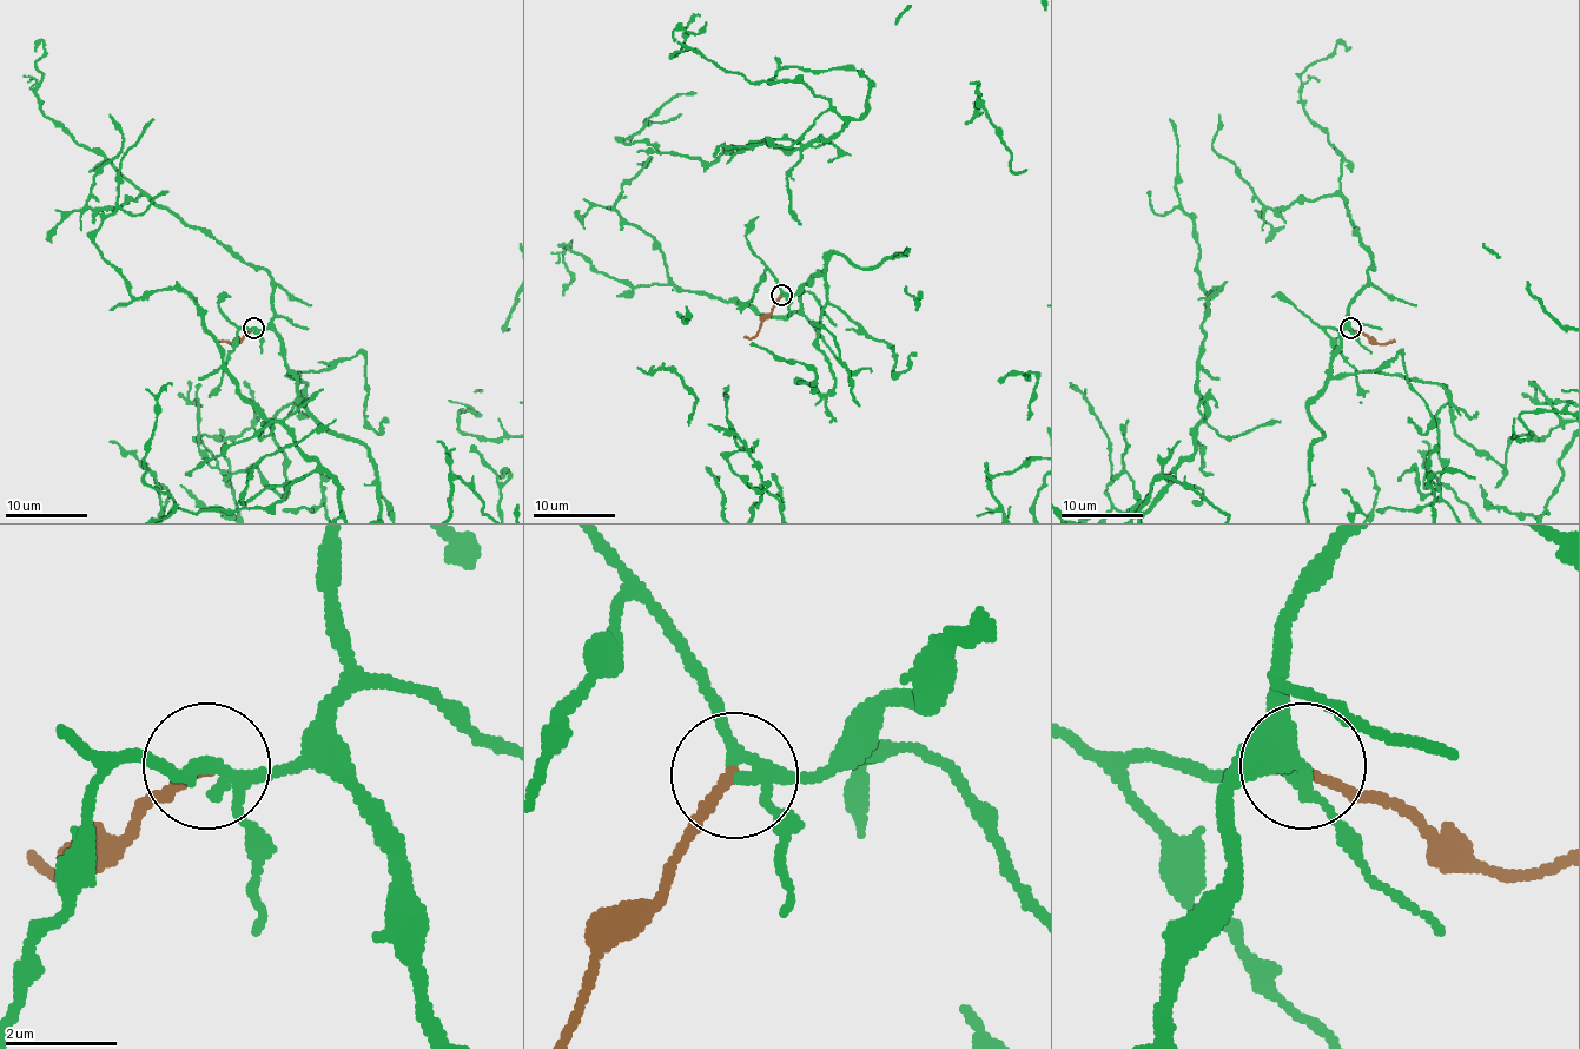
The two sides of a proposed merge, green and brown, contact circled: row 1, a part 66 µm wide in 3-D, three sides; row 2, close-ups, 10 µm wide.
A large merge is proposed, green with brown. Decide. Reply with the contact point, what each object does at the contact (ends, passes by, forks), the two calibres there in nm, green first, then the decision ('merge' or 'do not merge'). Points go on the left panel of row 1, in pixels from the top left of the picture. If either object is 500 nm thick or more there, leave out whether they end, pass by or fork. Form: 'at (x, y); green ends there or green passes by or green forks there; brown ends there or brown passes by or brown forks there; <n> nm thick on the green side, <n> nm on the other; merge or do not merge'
at (253, 328); green forks there; brown ends there; 200 nm thick on the green side, 180 nm on the other; merge

